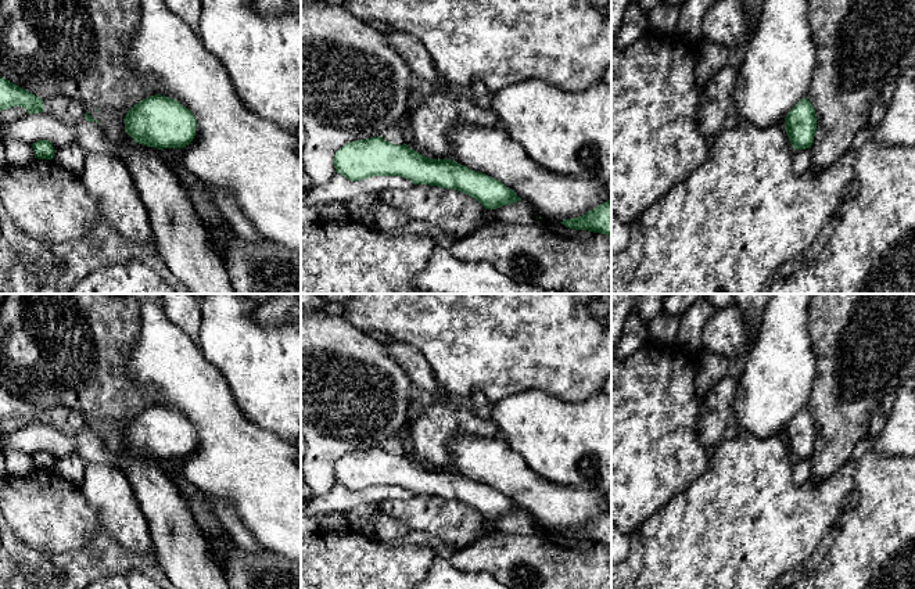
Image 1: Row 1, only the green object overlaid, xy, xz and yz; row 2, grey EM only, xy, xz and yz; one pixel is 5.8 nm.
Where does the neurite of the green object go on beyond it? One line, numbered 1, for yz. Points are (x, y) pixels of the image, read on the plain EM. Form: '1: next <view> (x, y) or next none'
1: next none

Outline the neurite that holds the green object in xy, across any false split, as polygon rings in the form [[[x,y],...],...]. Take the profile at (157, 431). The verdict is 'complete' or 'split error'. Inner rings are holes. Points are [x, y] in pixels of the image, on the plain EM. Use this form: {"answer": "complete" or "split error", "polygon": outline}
{"answer": "complete", "polygon": [[[161,405],[134,414],[123,434],[134,453],[158,460],[184,459],[193,452],[197,439],[197,430],[189,419]]]}

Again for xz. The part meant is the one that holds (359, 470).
{"answer": "complete", "polygon": [[[381,446],[355,450],[334,466],[336,482],[358,492],[372,486],[399,486],[413,495],[430,495],[469,504],[485,520],[521,511],[502,492],[471,481],[452,470],[433,470],[409,459],[385,452]]]}

